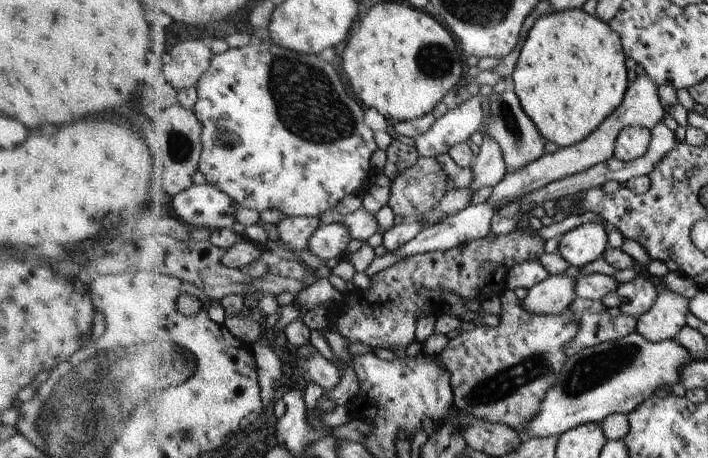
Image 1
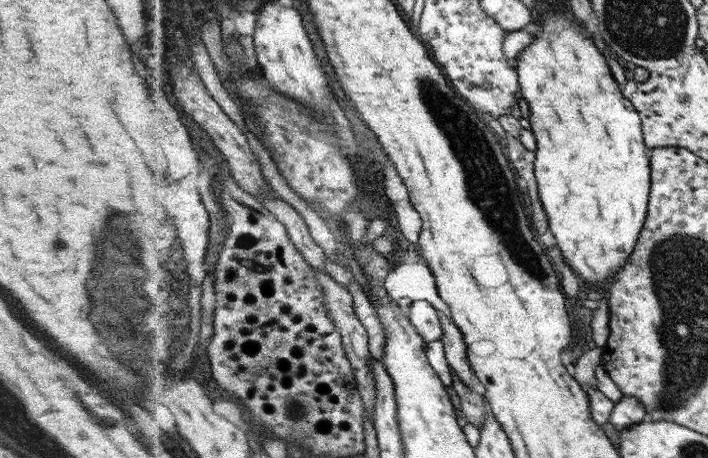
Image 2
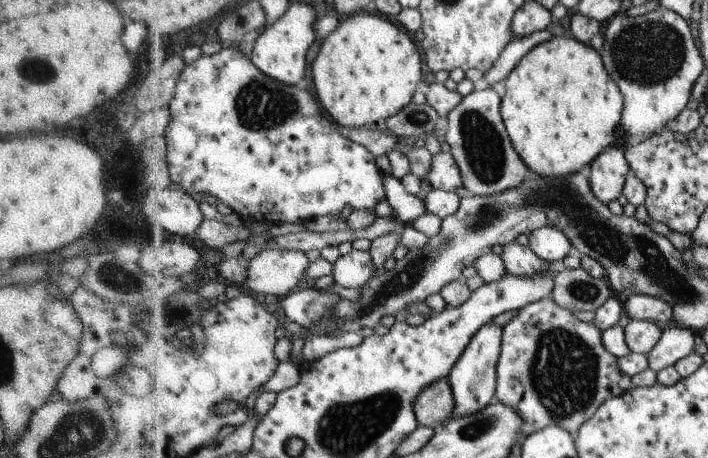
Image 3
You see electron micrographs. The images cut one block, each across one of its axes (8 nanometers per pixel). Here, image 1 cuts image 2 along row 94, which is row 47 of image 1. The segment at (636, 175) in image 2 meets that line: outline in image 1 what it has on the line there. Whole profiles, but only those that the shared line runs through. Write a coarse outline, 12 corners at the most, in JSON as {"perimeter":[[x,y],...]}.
{"perimeter":[[582,9],[535,20],[511,75],[570,147],[622,103],[620,36]]}

